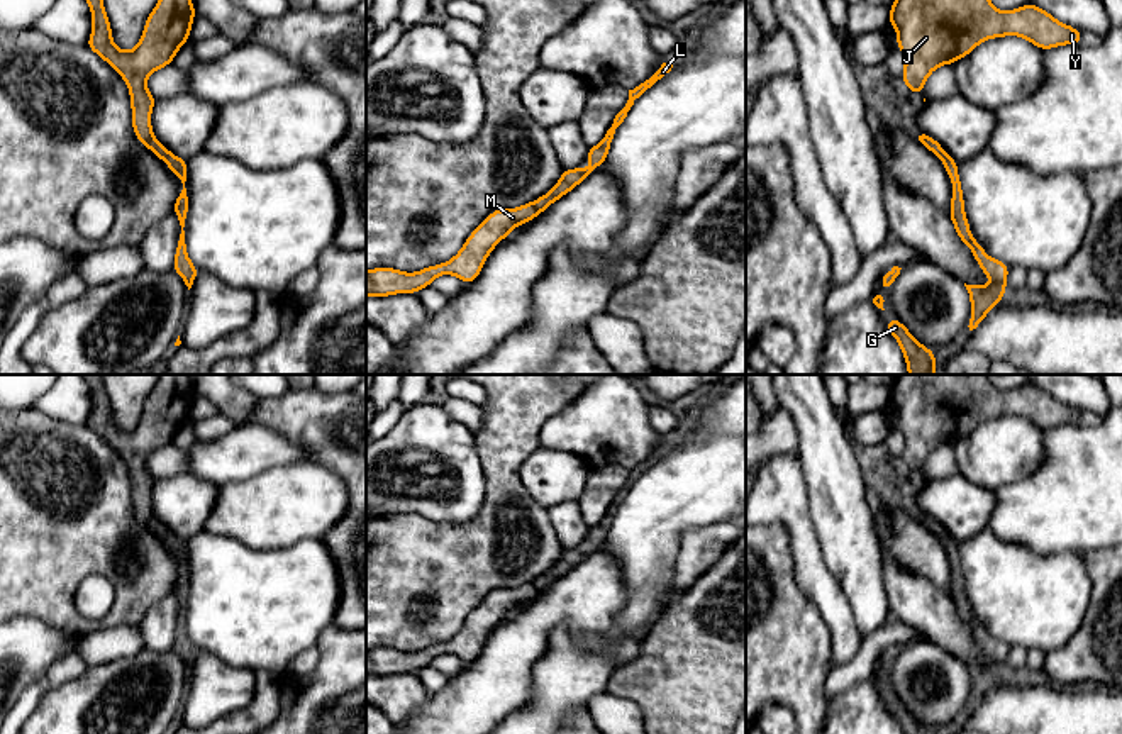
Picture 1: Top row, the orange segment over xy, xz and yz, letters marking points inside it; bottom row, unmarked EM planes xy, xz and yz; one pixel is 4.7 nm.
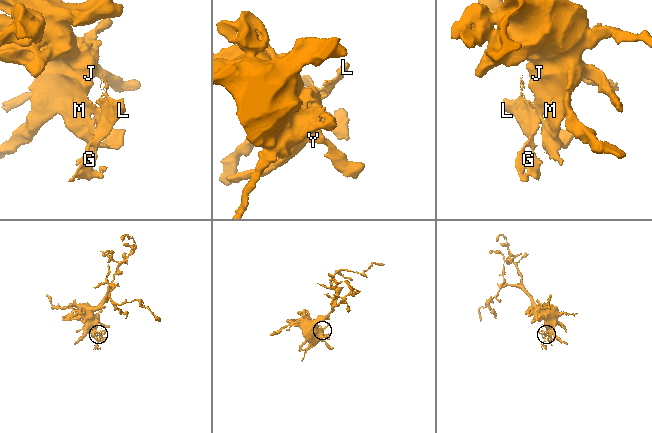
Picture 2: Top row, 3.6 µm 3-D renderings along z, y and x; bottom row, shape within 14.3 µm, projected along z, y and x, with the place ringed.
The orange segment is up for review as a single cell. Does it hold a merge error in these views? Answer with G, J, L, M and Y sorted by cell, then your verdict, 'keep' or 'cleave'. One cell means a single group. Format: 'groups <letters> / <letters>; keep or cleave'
groups G J L M Y; keep

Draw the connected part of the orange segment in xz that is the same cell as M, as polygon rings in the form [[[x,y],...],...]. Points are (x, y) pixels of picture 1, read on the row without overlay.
[[[663,442],[646,461],[629,470],[625,487],[615,495],[612,507],[607,510],[600,524],[588,527],[586,541],[592,548],[563,549],[559,561],[551,571],[534,581],[517,588],[493,590],[466,619],[459,632],[442,644],[427,646],[417,653],[403,653],[397,648],[371,648],[366,651],[366,676],[390,676],[395,673],[417,673],[430,666],[432,659],[441,654],[454,654],[464,664],[473,663],[493,627],[505,619],[512,609],[520,603],[530,602],[551,583],[564,576],[585,558],[593,554],[605,541],[615,509],[624,502],[634,481],[654,466],[661,458],[671,451],[673,444]]]

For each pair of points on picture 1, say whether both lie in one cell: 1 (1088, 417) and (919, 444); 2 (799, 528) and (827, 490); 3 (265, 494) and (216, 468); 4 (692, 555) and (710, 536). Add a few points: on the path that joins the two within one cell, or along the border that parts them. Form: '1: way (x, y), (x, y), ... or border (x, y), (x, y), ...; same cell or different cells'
1: way (1039, 407), (1033, 402), (943, 397); same cell
2: border (802, 475), (807, 485), (807, 511), (821, 553); different cells
3: border (278, 467), (219, 487); different cells
4: way (697, 550), (705, 541); same cell

